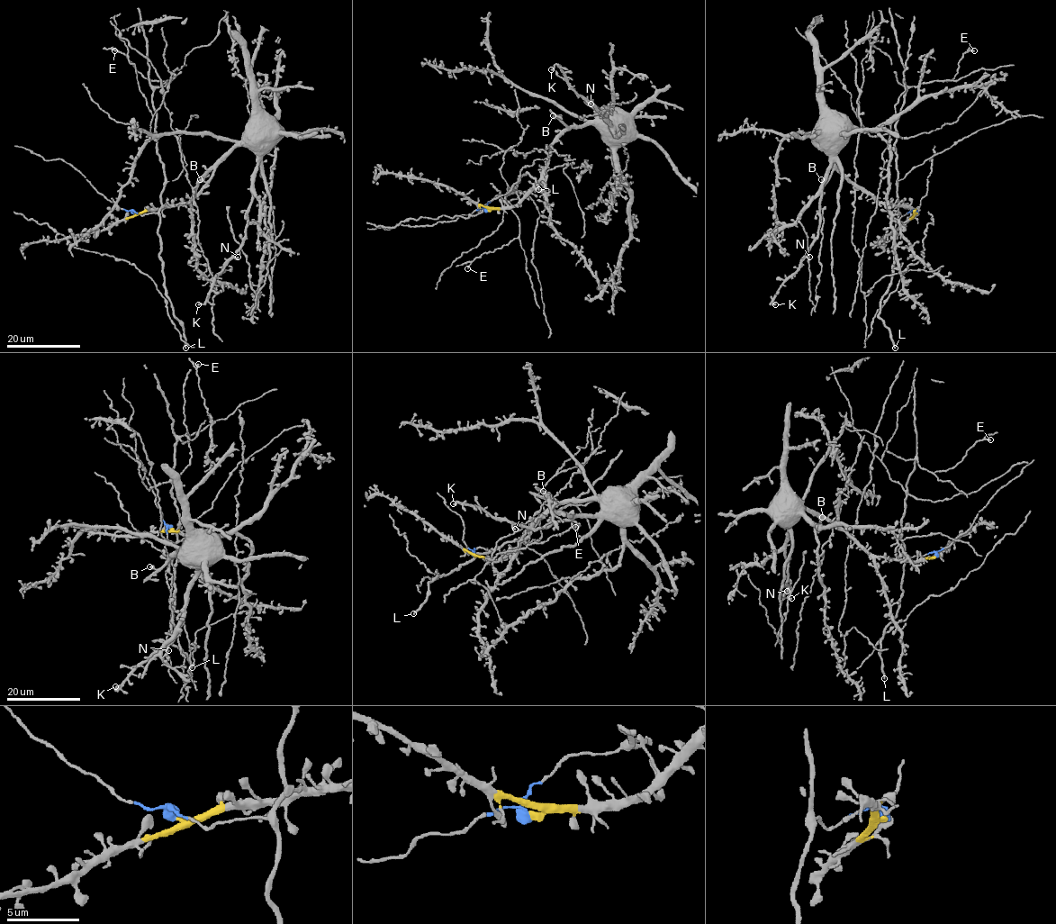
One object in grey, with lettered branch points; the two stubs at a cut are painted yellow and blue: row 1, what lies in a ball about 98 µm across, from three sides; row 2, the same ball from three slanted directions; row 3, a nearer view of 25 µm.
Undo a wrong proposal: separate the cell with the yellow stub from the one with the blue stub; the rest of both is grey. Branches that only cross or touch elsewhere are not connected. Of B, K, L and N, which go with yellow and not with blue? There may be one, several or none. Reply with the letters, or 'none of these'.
B, K, N

